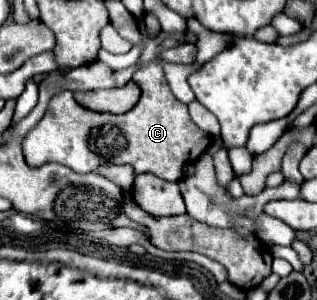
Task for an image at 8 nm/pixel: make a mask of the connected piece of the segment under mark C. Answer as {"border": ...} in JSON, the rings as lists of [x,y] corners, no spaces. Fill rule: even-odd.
{"border":[[[150,63],[142,69],[138,69],[132,77],[132,81],[142,89],[140,101],[124,115],[112,115],[112,113],[90,113],[88,109],[82,109],[70,91],[62,91],[52,97],[50,107],[42,121],[26,135],[24,139],[24,159],[30,167],[42,167],[46,163],[60,163],[70,167],[76,173],[92,173],[102,165],[130,165],[134,167],[136,175],[152,173],[156,177],[162,177],[164,181],[180,181],[184,175],[184,165],[194,163],[212,143],[212,137],[204,133],[188,113],[188,107],[180,103],[168,89],[162,67],[156,63]]]}

